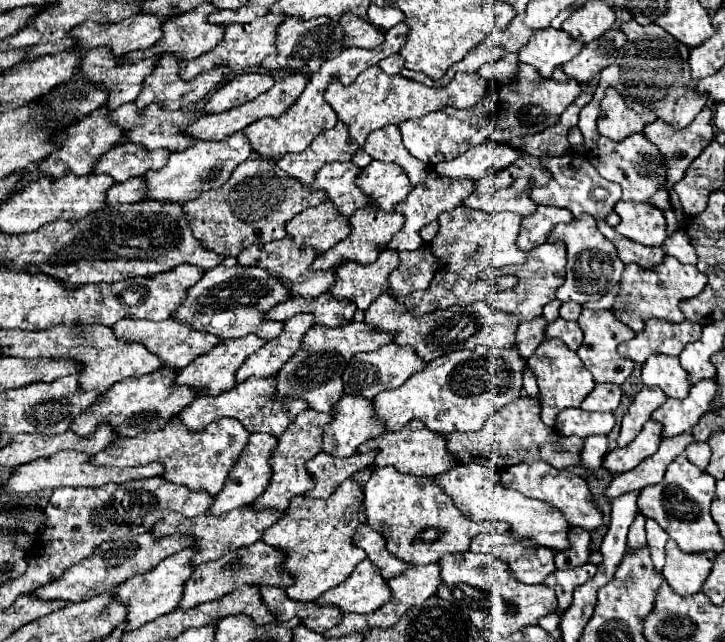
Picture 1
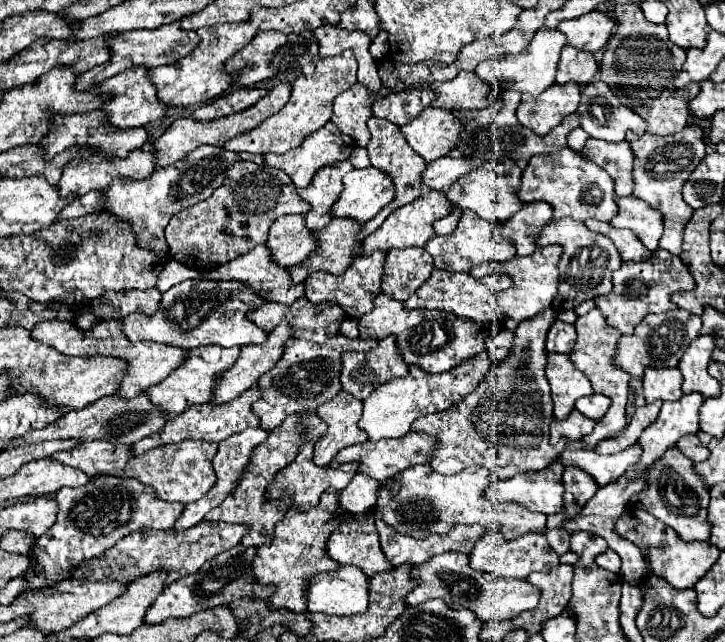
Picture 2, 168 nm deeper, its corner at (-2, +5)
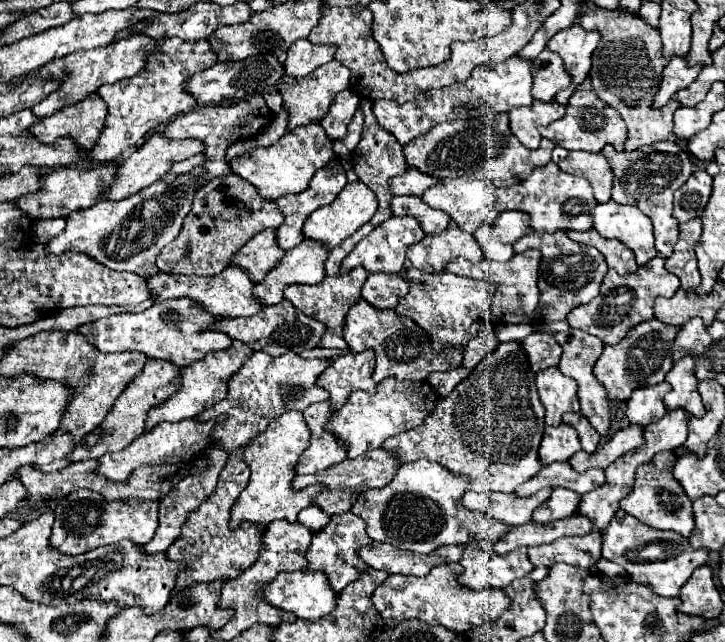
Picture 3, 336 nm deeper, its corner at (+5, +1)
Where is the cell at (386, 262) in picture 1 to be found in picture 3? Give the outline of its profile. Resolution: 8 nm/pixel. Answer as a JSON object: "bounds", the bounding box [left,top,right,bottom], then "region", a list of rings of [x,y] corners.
{"bounds":[284,268,368,348],"region":[[[354,268],[352,272],[346,274],[338,274],[338,276],[326,276],[320,284],[316,286],[304,286],[304,284],[290,284],[284,290],[284,298],[290,300],[296,308],[300,308],[304,314],[314,316],[316,320],[324,322],[328,332],[324,334],[322,340],[322,348],[346,348],[344,346],[344,324],[346,324],[346,316],[348,310],[362,298],[362,286],[366,282],[368,272],[364,268]]]}

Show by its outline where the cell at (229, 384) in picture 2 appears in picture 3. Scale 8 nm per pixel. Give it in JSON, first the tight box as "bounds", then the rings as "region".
{"bounds":[148,344,254,428],"region":[[[232,344],[228,350],[220,350],[220,352],[212,352],[208,356],[204,356],[202,360],[190,364],[184,368],[184,376],[182,376],[182,386],[180,392],[176,392],[176,396],[172,396],[172,400],[166,400],[164,404],[160,404],[160,408],[152,408],[152,412],[148,412],[148,428],[156,426],[158,422],[180,422],[186,418],[194,418],[202,412],[206,412],[208,408],[212,408],[214,404],[218,404],[220,400],[224,400],[228,396],[228,380],[240,370],[240,366],[246,364],[246,360],[254,354],[254,350],[248,344]]]}

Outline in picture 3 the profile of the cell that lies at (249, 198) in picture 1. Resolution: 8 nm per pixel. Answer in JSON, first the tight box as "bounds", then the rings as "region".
{"bounds":[156,172,284,276],"region":[[[232,172],[226,180],[224,176],[212,178],[210,184],[204,184],[200,192],[196,192],[192,212],[188,212],[180,234],[172,240],[172,244],[168,244],[168,248],[164,248],[164,252],[160,252],[156,266],[160,272],[168,274],[216,276],[232,262],[236,252],[252,236],[264,228],[280,228],[280,224],[284,224],[284,214],[278,210],[274,200],[262,198],[248,180]]]}

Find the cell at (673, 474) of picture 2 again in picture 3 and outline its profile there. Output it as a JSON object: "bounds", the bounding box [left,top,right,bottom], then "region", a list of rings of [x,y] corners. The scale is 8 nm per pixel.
{"bounds":[620,452,694,538],"region":[[[660,452],[650,462],[644,462],[636,470],[634,488],[620,502],[620,508],[656,530],[672,530],[672,532],[688,538],[694,528],[694,510],[692,510],[692,500],[686,496],[684,488],[680,488],[682,484],[672,474],[674,462],[676,462],[674,452]]]}

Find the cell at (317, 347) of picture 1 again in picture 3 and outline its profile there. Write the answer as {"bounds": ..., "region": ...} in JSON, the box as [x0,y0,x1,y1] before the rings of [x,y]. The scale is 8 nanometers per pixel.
{"bounds":[198,352,332,452],"region":[[[256,352],[228,382],[228,396],[216,406],[202,412],[198,420],[214,420],[220,414],[226,414],[228,420],[214,428],[210,448],[224,448],[228,452],[250,444],[260,432],[266,432],[268,424],[288,410],[304,412],[314,402],[328,400],[328,392],[318,386],[318,376],[328,368],[332,360],[322,358],[302,358],[296,352],[286,352],[282,356],[270,356],[266,352]]]}

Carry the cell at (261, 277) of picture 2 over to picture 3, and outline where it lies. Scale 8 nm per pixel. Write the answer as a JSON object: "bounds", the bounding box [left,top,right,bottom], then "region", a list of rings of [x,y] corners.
{"bounds":[148,264,264,318],"region":[[[232,264],[228,268],[224,268],[218,276],[182,276],[182,274],[158,272],[156,276],[148,278],[148,288],[156,302],[168,300],[172,296],[188,296],[188,298],[196,300],[198,304],[202,304],[208,312],[226,316],[226,318],[254,316],[256,312],[260,312],[264,308],[264,304],[260,300],[256,300],[252,294],[254,282],[252,282],[250,274],[244,268],[232,266]]]}

